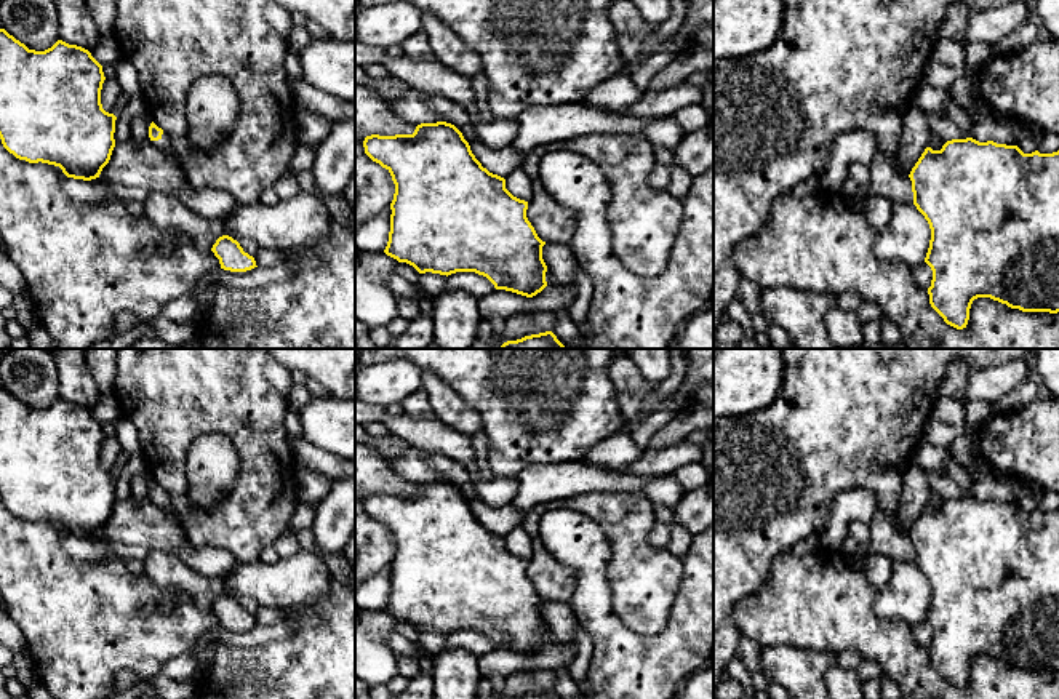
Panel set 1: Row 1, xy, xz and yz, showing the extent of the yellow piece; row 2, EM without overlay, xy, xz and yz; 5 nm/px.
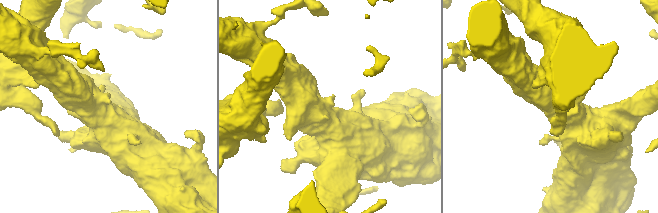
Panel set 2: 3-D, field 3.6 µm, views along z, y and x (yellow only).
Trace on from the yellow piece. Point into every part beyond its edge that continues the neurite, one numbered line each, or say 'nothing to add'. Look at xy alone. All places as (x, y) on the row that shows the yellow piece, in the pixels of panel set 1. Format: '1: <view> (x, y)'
1: xy (163, 144)

